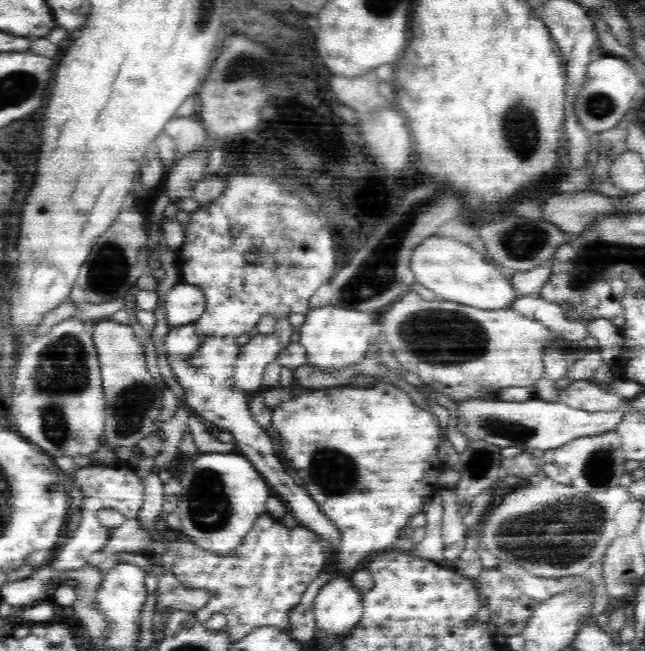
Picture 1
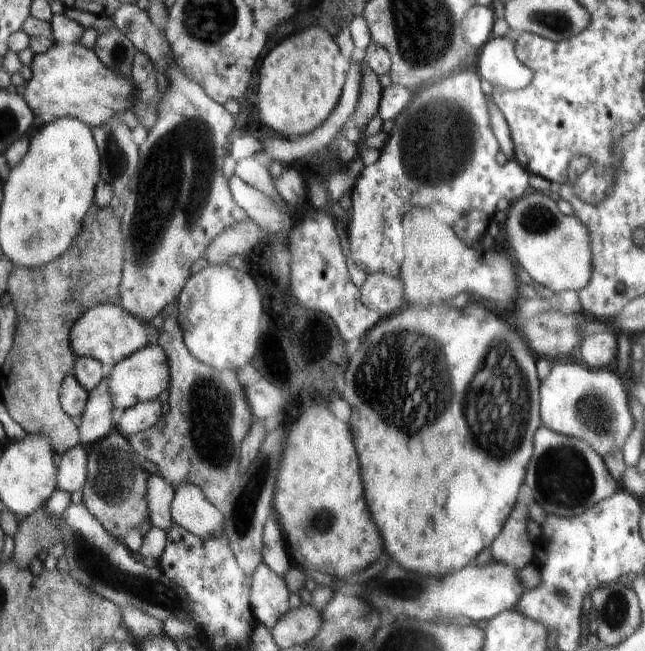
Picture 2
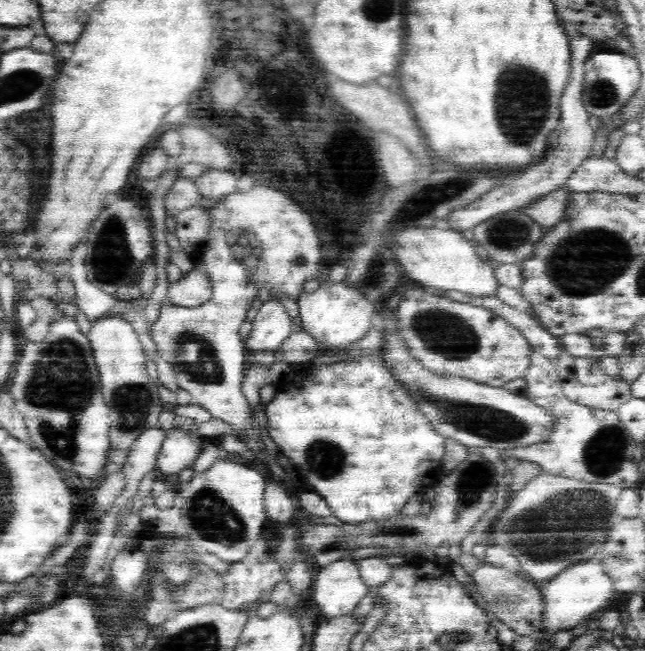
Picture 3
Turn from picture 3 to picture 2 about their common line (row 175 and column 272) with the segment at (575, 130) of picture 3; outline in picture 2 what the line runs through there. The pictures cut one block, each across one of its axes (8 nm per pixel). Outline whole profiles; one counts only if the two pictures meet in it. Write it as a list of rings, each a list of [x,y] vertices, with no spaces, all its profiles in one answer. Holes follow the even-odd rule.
[[[273,515],[267,520],[263,530],[262,556],[263,563],[280,577],[283,577],[286,570],[292,565],[285,548],[285,538],[276,516]]]

